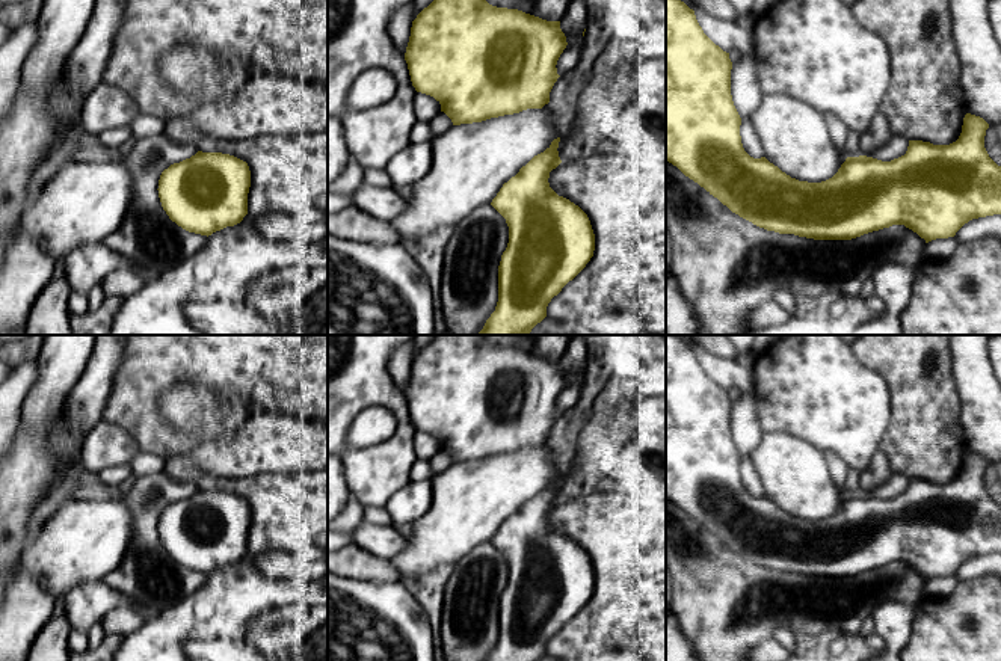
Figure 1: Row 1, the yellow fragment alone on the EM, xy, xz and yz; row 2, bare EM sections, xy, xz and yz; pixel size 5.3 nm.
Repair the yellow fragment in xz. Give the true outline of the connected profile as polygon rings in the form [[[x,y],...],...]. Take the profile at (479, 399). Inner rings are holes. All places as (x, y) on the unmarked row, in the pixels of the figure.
[[[435,335],[412,359],[405,391],[412,424],[433,435],[453,463],[482,460],[491,456],[542,447],[560,415],[557,398],[566,386],[560,359],[547,359],[518,347],[497,346],[485,335]]]

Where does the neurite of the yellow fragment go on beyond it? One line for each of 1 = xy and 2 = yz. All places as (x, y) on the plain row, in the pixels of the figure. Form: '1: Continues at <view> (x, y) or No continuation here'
1: No continuation here
2: No continuation here

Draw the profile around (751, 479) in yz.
[[[741,457],[740,474],[741,474],[743,486],[750,495],[753,495],[753,497],[764,495],[759,474],[755,469],[750,457]]]

